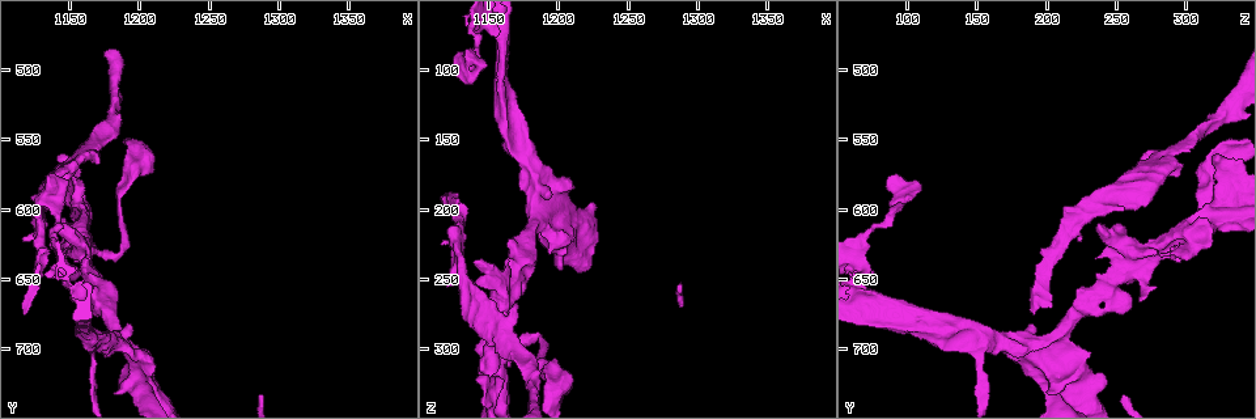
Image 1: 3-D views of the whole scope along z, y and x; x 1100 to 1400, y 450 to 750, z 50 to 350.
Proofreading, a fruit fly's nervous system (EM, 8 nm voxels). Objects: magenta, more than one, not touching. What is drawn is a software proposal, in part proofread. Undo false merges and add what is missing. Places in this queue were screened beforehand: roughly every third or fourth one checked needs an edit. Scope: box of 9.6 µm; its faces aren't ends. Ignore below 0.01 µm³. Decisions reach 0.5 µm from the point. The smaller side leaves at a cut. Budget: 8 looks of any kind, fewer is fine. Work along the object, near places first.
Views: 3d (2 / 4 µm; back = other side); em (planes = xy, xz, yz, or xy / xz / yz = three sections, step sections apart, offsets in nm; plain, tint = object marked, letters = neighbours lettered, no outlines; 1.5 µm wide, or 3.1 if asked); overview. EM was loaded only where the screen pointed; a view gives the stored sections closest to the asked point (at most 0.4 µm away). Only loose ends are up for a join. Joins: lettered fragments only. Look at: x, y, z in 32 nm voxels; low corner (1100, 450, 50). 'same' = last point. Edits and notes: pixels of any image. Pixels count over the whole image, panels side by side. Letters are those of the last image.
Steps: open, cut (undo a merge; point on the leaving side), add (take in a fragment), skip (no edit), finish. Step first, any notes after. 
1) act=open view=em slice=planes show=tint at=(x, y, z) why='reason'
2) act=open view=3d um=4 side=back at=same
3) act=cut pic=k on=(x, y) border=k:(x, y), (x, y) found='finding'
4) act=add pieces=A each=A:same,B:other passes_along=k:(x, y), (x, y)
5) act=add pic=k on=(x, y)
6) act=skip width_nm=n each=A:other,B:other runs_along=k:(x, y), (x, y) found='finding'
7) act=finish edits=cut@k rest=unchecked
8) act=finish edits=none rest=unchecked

act=open view=em slice=yz step=4 show=tint at=(1156, 682, 140) why='free end'

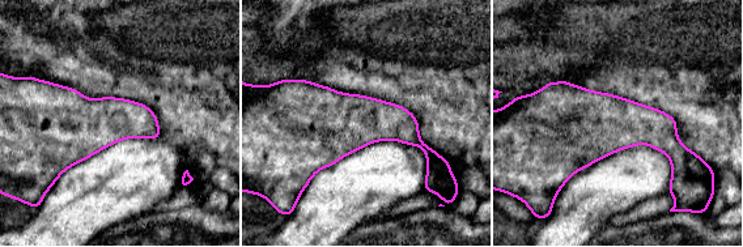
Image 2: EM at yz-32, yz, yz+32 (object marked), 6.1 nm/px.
act=open view=em slice=planes show=letters at=same why='cut it another way'

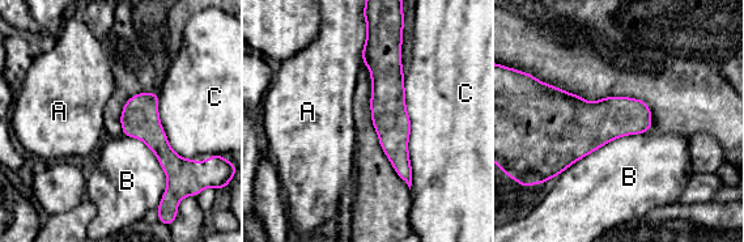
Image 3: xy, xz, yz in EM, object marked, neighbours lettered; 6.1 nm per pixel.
act=skip width_nm=220 each=A:other,B:other,C:other found='none of them fits'

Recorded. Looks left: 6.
act=open view=em slice=planes show=letters at=(1128, 602, 210) why='branch stops here'

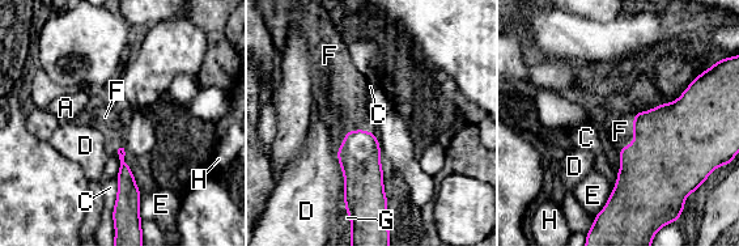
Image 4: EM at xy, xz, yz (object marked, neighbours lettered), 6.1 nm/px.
act=add pieces=F width_nm=190 each=A:other,C:other,D:other,E:other,F:same,G:other,H:other passes_along=4:(674, 145), (635, 135), (620, 131) found='it goes on there'

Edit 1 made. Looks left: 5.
act=finish edits=add@4 rest=unchecked

